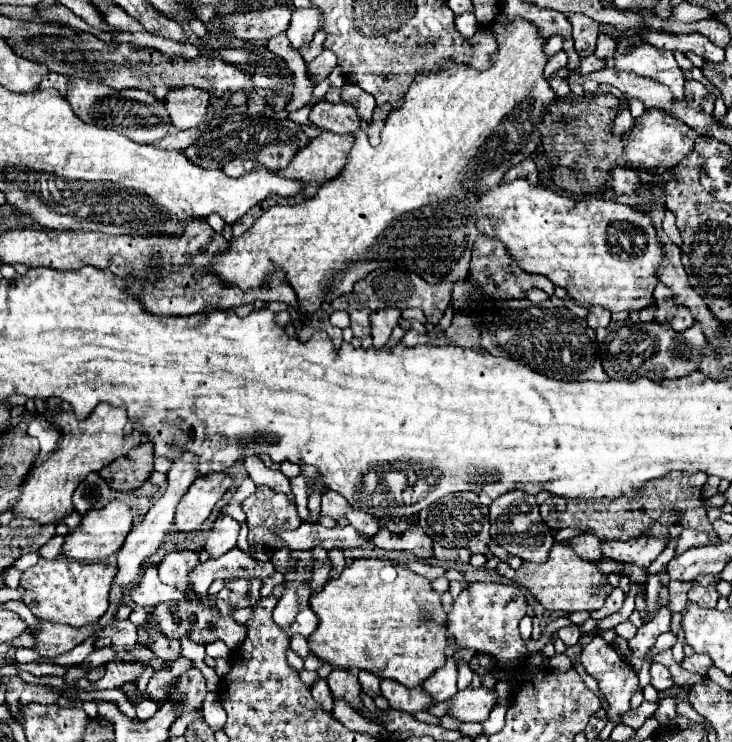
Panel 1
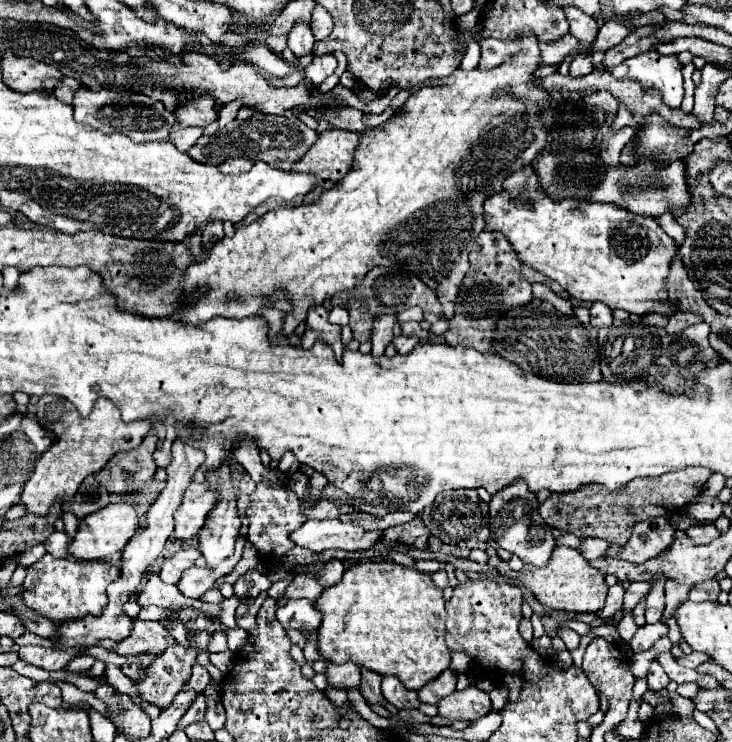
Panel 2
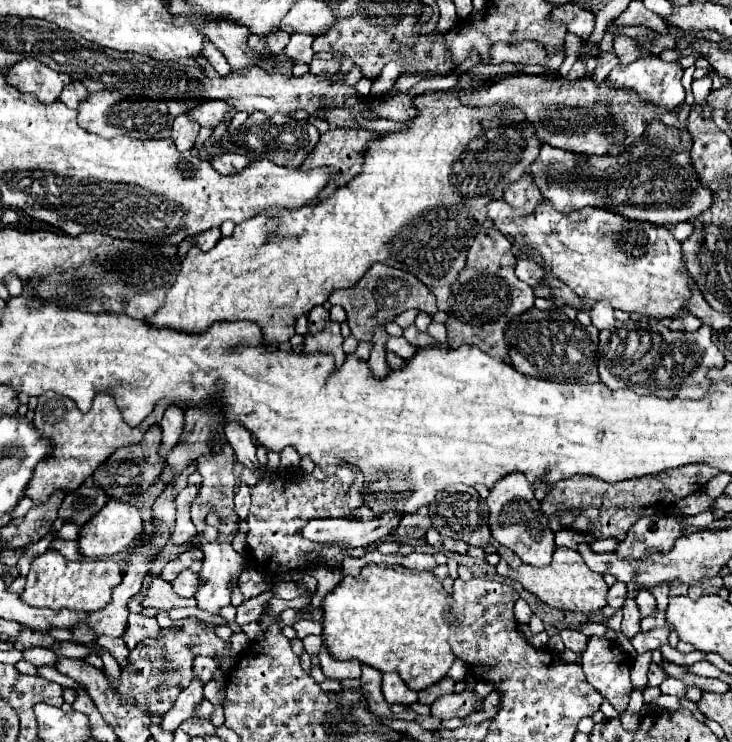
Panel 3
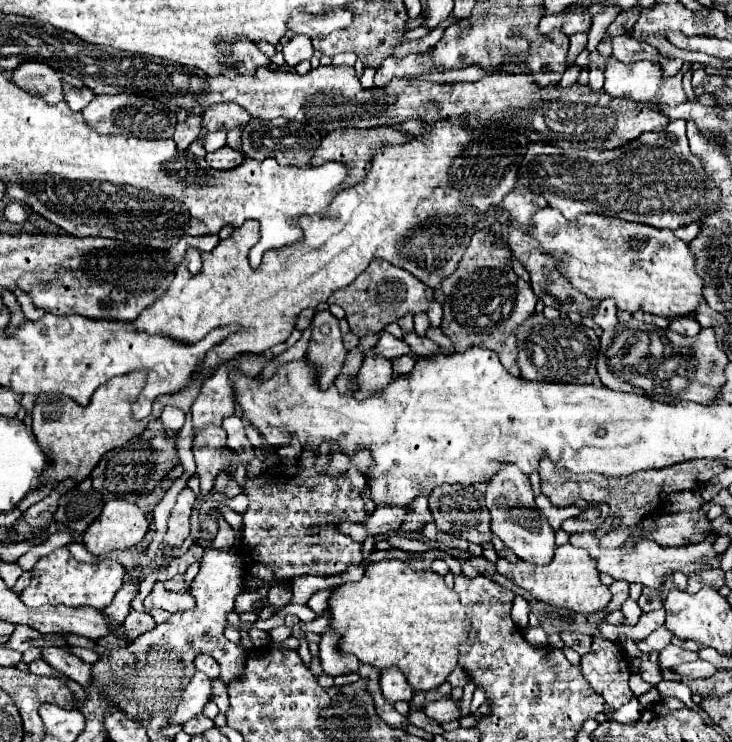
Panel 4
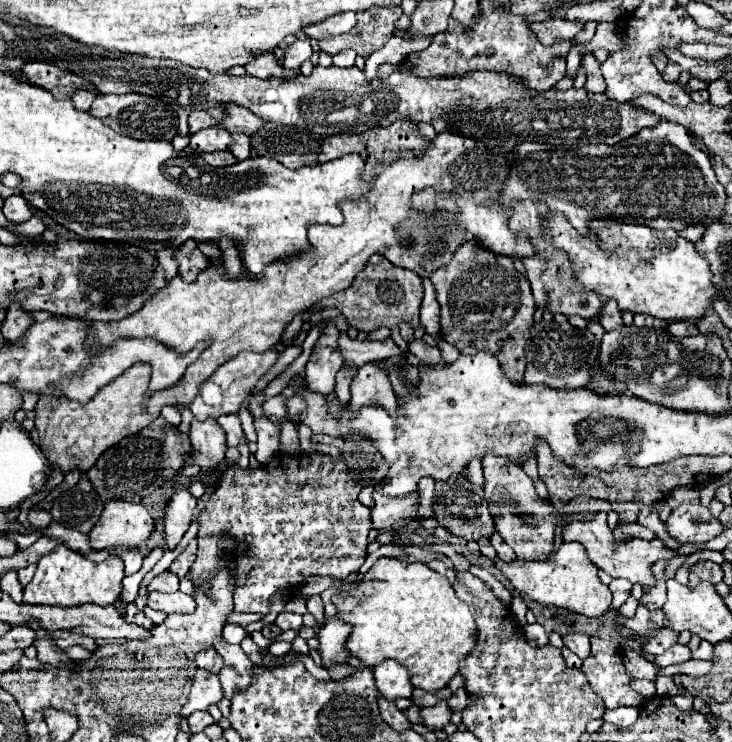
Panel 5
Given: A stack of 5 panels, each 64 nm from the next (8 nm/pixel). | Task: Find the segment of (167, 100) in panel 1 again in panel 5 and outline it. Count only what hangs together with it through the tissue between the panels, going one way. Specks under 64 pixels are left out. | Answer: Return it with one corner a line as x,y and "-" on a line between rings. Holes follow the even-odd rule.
228,104
228,108
224,108
224,120
218,126
226,128
228,132
244,132
244,134
252,136
260,130
262,124
264,124
264,120
260,120
256,114
252,114
244,106

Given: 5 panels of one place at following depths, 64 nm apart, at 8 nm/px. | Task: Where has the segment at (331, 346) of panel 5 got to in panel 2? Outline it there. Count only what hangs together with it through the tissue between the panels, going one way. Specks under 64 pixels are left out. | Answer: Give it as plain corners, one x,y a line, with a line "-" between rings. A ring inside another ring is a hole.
324,306
312,308
306,318
306,332
302,334
302,348
310,348
316,340
326,342
332,346
336,360
342,358
344,344
340,342
340,326
334,326
328,322
328,312

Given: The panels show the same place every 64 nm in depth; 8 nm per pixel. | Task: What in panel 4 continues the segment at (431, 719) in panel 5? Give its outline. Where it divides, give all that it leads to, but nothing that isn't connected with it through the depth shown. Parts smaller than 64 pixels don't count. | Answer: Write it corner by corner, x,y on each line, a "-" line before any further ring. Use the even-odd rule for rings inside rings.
440,698
440,700
436,700
436,702
432,702
432,704
428,704
426,708
424,708
424,712
426,712
426,716
428,718
432,718
432,720
436,720
436,722
450,722
450,720
458,720
460,718
460,702
456,702
454,698

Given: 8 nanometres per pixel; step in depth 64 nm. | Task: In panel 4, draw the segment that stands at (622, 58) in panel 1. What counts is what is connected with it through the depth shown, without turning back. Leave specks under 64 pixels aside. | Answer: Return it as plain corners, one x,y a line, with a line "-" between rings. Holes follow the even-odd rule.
610,56
608,58
608,68
606,68
604,74
606,74
604,90
610,96
628,96
634,102
668,104
668,106
676,106
687,101
687,96
682,88
683,74
677,73
673,78
665,80
660,63
655,64
651,61
642,60
642,62
634,62
634,64
622,64
614,56

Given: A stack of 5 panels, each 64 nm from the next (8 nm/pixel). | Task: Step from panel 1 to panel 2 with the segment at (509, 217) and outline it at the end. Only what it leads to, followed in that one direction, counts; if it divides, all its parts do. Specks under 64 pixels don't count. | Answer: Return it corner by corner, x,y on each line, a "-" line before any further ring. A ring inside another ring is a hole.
520,186
514,192
502,190
484,200
484,230
500,232
512,244
516,256
522,264
538,270
546,278
558,282
572,298
582,302
604,302
610,310
626,310
630,314
650,314
658,312
662,316
670,316
674,312
674,304
666,306
658,300
658,292
666,288
666,276
670,262
676,254
674,240
658,226
656,220
648,216
640,216
628,212
622,206
610,202
586,202
584,198
570,196
556,200
544,190
528,190
-
516,202
528,202
530,206
516,206

